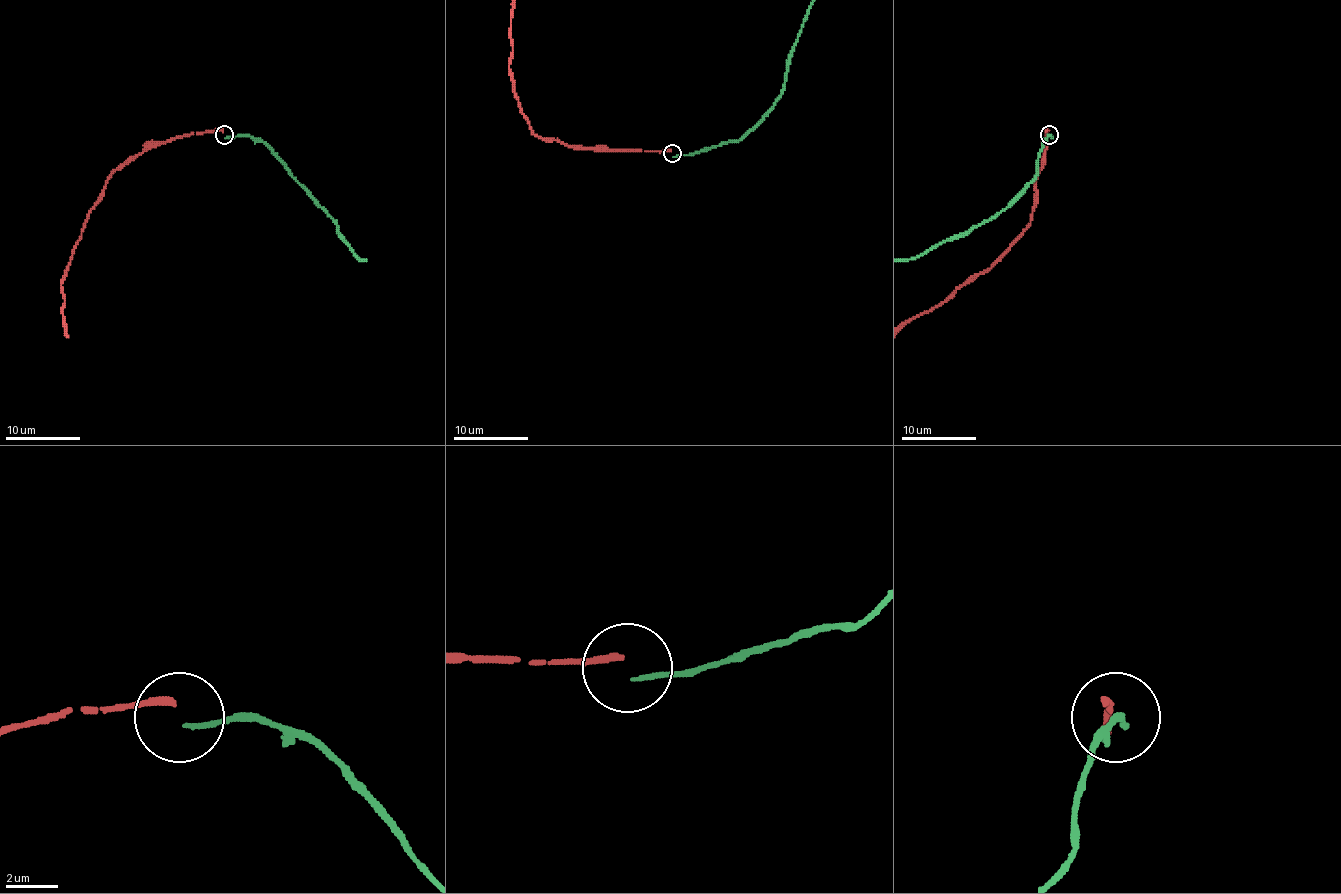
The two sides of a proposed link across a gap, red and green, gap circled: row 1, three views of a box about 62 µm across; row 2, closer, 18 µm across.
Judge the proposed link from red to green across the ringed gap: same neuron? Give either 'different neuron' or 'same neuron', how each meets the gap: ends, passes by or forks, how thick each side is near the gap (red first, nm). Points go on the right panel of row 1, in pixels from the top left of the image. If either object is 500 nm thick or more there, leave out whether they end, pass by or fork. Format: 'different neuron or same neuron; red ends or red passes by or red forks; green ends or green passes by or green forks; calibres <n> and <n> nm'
different neuron; red ends; green ends; calibres 280 and 180 nm

